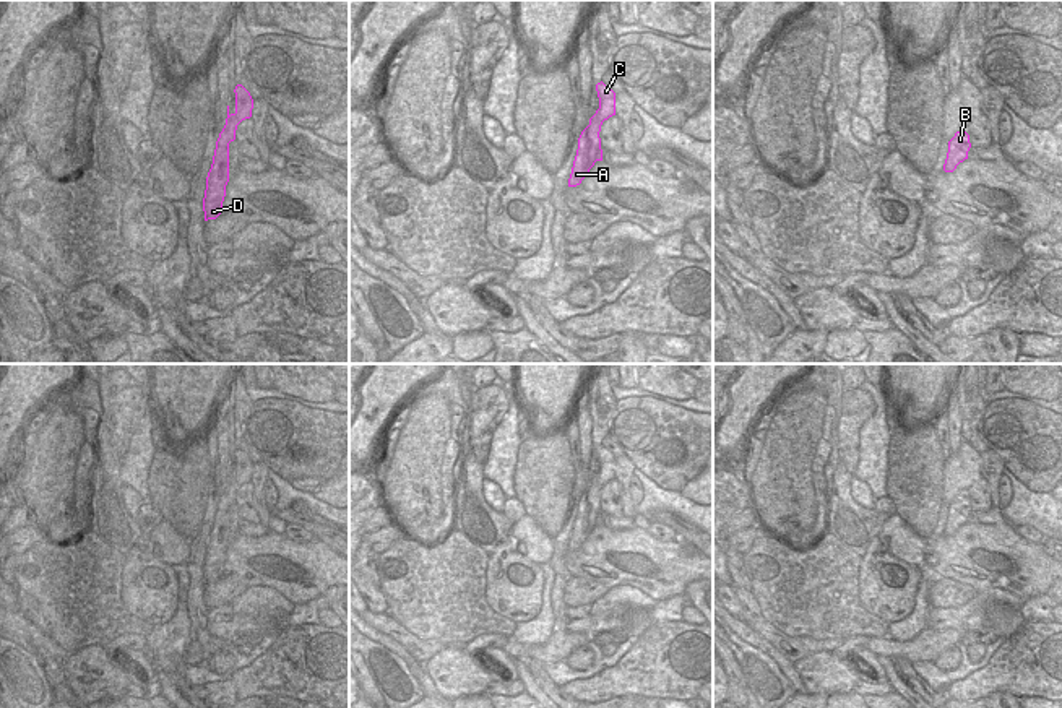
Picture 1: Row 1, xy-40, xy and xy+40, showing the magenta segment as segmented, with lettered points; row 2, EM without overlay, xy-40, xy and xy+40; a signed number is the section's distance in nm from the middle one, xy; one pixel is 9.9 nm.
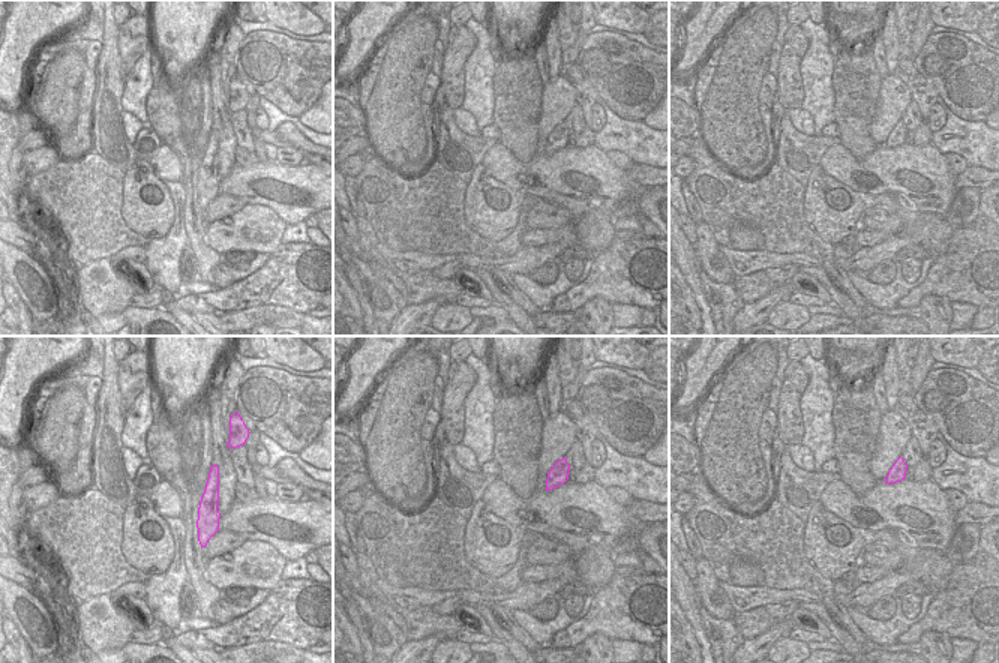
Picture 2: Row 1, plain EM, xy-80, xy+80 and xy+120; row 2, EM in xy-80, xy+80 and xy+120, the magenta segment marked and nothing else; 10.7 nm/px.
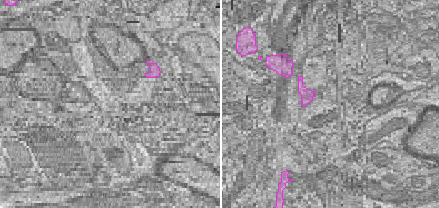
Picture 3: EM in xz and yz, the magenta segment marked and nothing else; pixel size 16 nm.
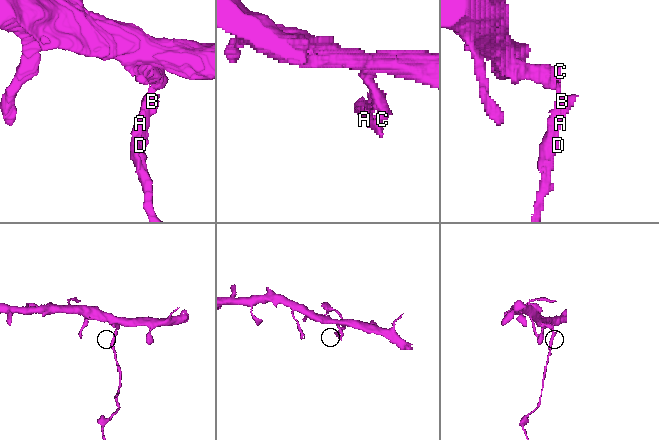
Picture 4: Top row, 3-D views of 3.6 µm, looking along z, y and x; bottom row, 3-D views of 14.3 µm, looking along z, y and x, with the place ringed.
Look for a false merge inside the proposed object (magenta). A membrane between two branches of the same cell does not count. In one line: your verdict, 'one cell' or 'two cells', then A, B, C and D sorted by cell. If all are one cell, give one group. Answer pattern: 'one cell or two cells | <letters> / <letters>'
two cells | A B D / C

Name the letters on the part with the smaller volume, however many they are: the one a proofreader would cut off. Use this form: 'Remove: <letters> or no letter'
Remove: A, B, D

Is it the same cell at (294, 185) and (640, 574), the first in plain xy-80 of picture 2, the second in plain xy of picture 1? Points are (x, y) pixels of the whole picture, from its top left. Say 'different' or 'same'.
same

